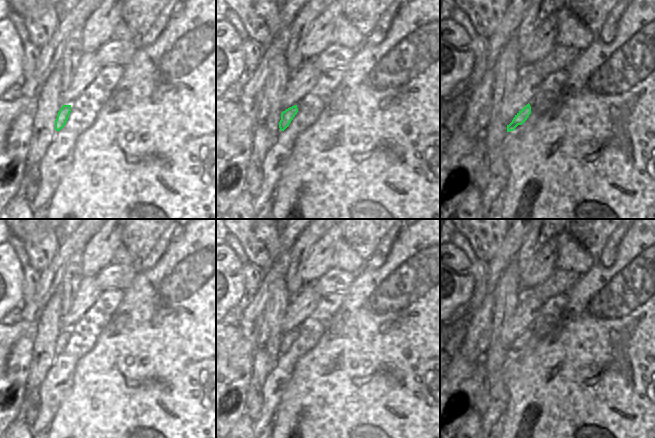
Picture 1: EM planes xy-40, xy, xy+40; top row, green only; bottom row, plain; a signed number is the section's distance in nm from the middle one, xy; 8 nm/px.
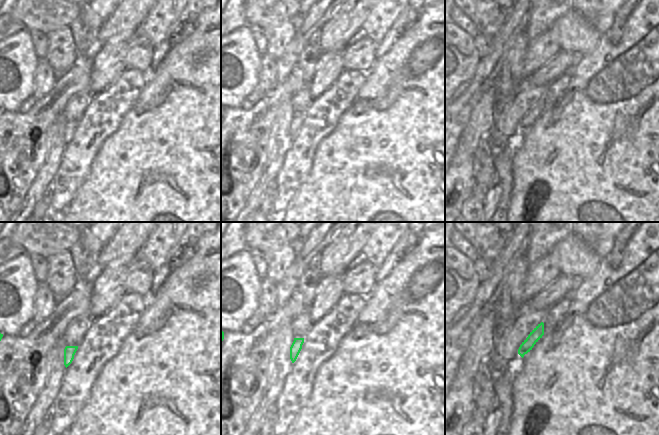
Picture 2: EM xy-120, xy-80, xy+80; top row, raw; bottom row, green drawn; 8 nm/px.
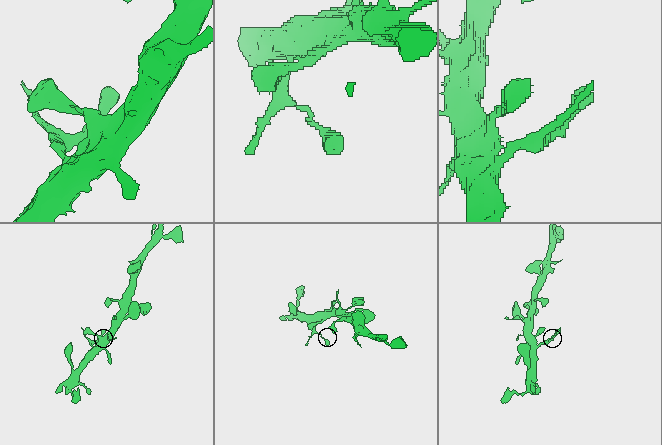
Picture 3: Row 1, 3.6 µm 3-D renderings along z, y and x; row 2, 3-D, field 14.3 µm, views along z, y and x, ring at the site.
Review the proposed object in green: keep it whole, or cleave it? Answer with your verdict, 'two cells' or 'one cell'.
one cell

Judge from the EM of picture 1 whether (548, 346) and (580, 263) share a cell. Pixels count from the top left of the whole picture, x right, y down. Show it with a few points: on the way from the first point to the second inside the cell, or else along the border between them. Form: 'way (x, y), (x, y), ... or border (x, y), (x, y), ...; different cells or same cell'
border (595, 261), (581, 275); different cells

